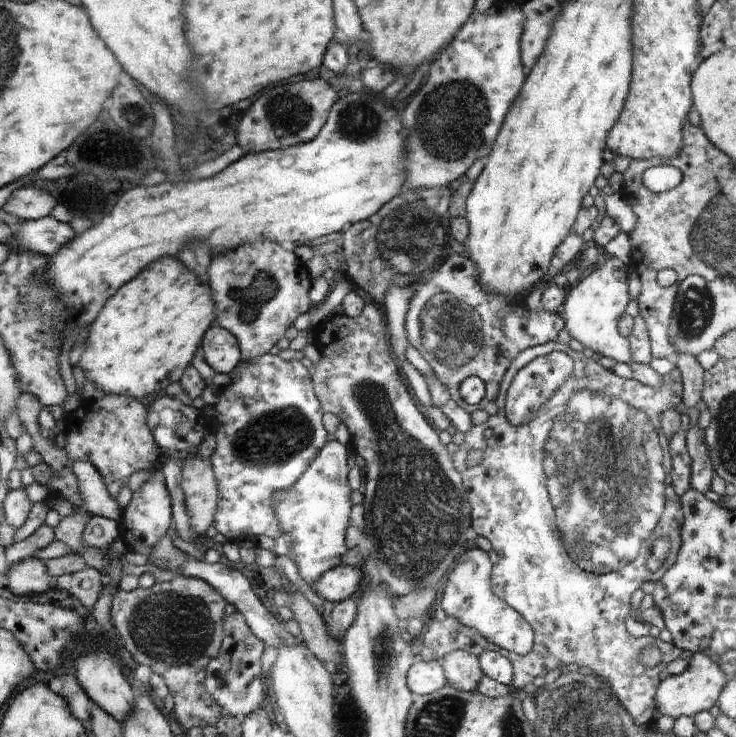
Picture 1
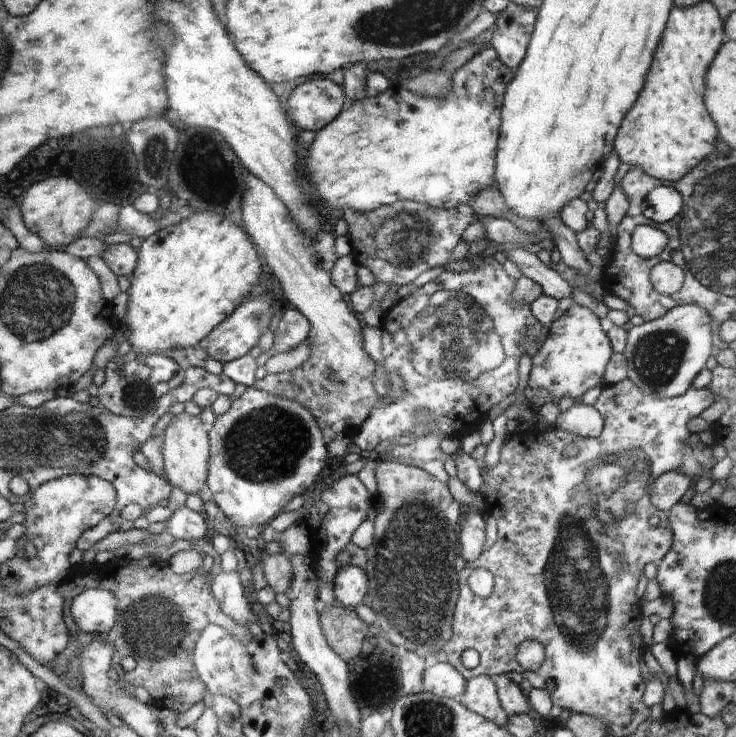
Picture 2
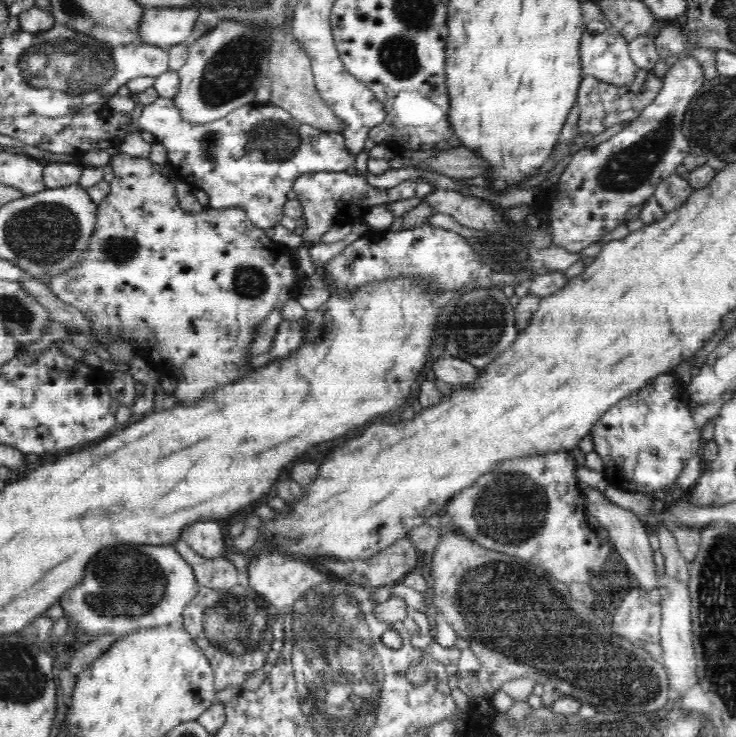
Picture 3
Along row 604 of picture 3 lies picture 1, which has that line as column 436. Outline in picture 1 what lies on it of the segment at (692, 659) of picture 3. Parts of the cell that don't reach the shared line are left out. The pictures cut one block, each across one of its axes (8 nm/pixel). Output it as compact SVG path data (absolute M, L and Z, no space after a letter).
M438 660L414 661L409 670L409 687L415 697L433 693L446 684L444 673L445 669Z

